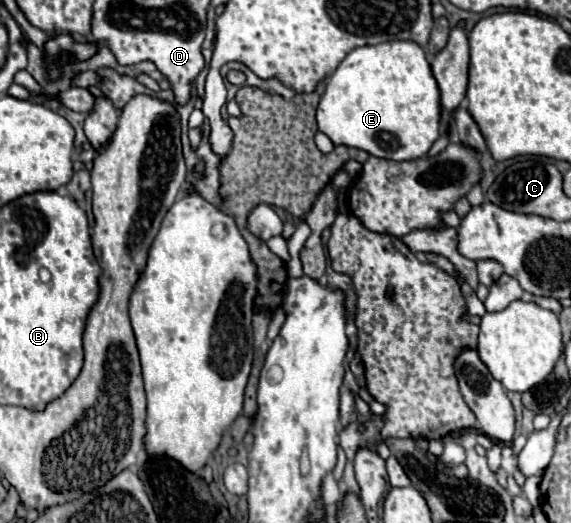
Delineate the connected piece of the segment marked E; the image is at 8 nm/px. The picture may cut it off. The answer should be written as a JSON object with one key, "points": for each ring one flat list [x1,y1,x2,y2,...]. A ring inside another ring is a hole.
{"points":[[390,40,376,46,354,48,340,66,328,76,326,90,318,104,318,130,334,144,346,144,366,150,372,156,386,160,416,160,428,154,442,128,442,104,438,82,426,60,422,46,406,40]]}

